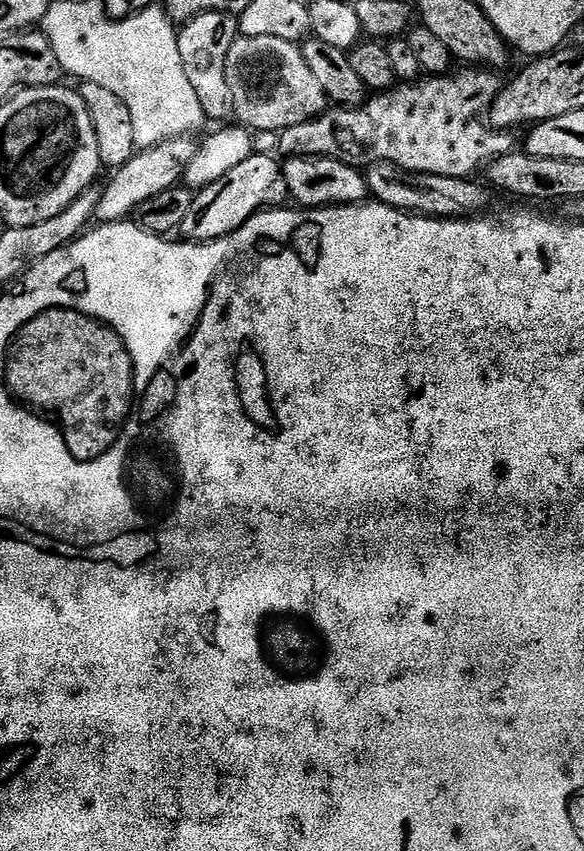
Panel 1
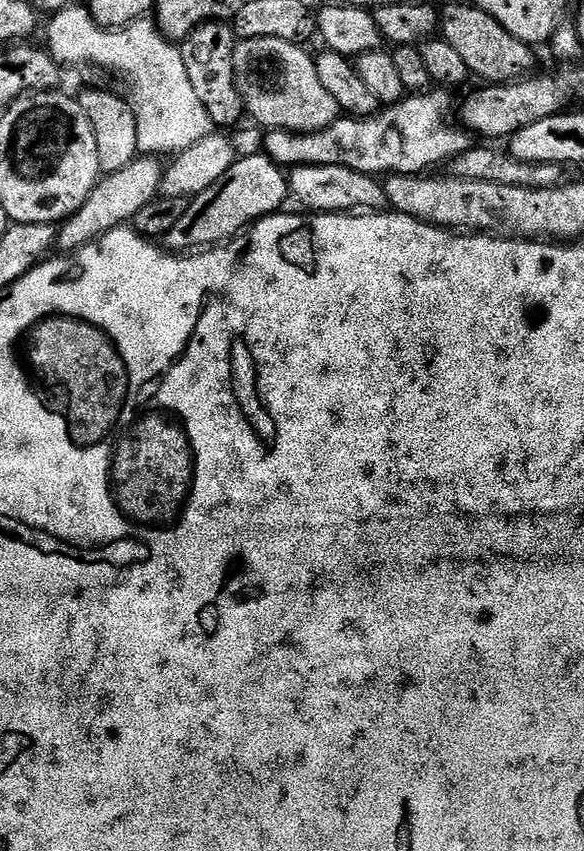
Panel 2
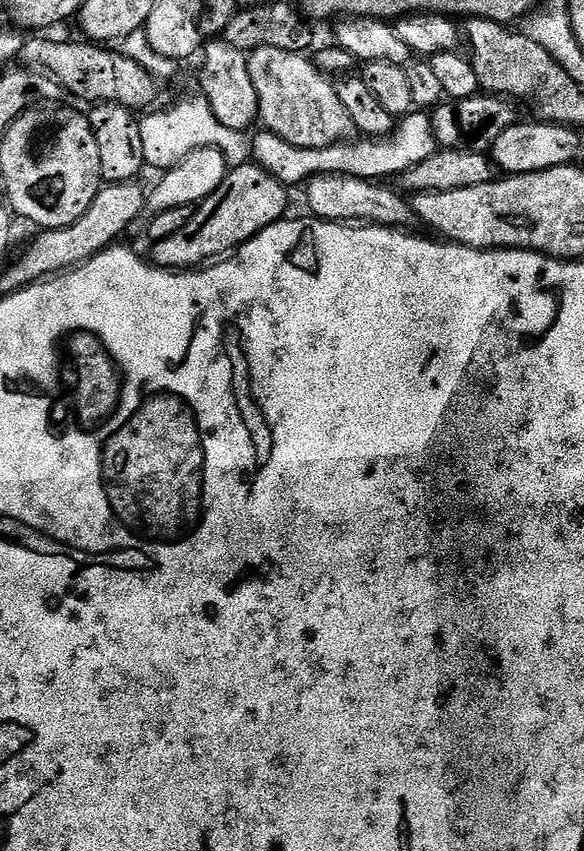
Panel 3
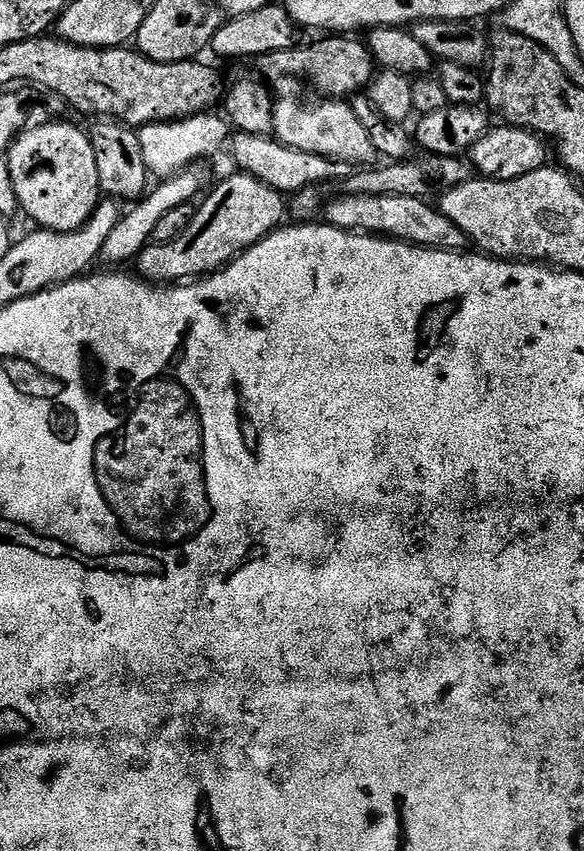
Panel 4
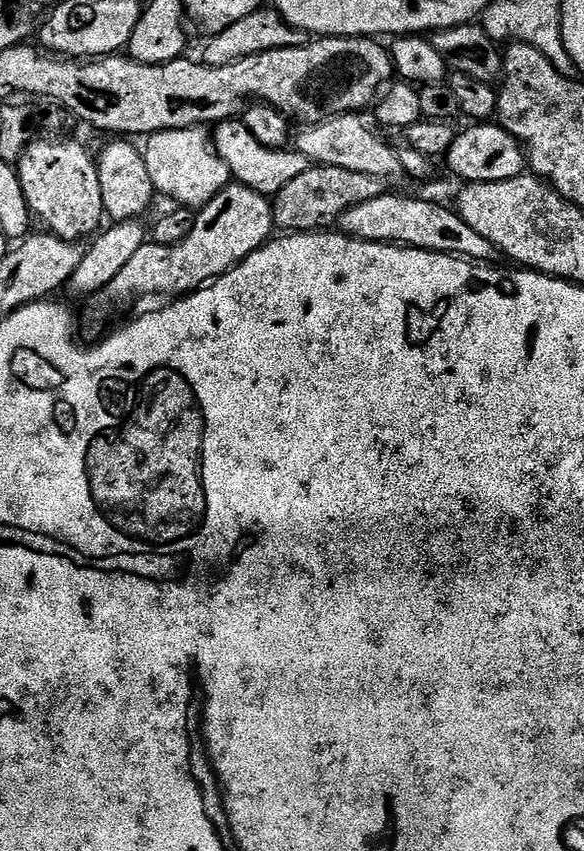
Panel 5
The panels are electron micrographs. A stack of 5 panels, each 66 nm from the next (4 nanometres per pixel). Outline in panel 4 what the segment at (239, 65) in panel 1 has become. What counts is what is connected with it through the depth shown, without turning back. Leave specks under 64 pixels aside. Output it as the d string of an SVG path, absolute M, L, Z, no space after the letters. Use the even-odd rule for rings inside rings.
M280 82L275 92L275 100L272 106L276 126L274 129L275 139L285 144L288 148L300 148L304 152L313 152L319 156L327 156L330 160L342 160L345 162L355 162L360 166L367 165L371 156L375 157L377 151L372 145L372 140L368 137L368 131L354 118L354 110L348 102L320 102L324 104L304 104L304 100L292 88L287 88L287 83Z

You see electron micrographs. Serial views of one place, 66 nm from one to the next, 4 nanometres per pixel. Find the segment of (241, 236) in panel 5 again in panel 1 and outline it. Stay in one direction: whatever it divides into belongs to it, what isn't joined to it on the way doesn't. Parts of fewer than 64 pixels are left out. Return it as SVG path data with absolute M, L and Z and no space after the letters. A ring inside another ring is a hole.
M254 154L218 178L218 182L210 182L210 186L199 189L193 195L190 214L182 218L178 232L188 242L217 240L238 230L257 212L283 205L288 199L283 163L275 155Z

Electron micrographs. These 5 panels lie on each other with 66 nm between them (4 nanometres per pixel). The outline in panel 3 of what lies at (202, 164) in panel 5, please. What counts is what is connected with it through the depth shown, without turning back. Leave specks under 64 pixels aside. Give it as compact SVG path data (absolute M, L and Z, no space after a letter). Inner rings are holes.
M196 94L193 100L180 100L161 112L152 110L147 113L148 117L140 120L140 133L142 134L142 154L145 165L149 169L160 168L167 170L172 168L186 154L190 154L199 148L217 148L226 158L229 166L239 166L249 163L252 157L252 141L248 132L230 130L214 118L214 110L210 110L207 100L203 95Z

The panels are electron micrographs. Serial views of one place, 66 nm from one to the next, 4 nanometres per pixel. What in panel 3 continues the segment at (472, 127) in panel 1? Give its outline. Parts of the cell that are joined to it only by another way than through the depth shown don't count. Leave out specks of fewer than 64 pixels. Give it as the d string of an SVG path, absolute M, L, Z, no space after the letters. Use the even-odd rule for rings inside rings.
M413 110L397 123L389 136L383 138L345 138L324 148L303 148L286 142L281 136L264 134L251 137L252 157L278 182L285 186L303 185L315 176L353 176L359 180L383 181L383 176L397 177L410 166L418 166L430 154L438 151L438 145L432 133L432 117L427 111Z

